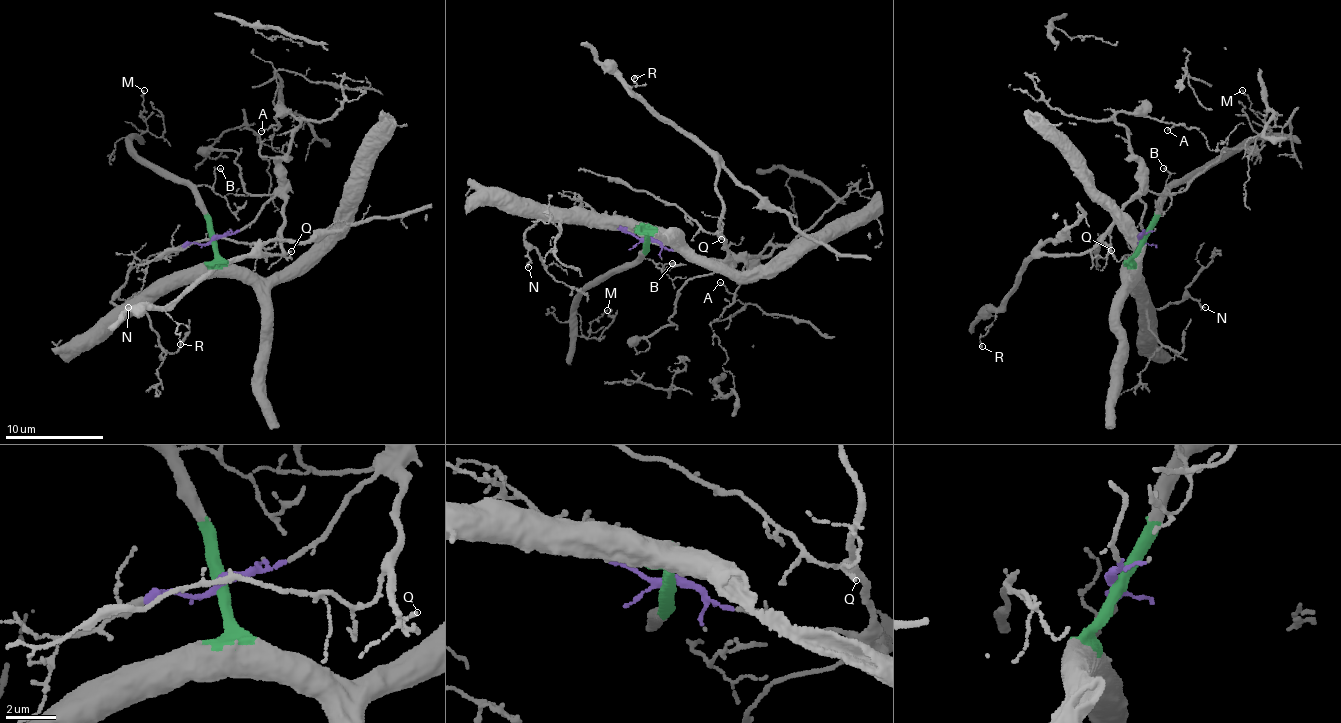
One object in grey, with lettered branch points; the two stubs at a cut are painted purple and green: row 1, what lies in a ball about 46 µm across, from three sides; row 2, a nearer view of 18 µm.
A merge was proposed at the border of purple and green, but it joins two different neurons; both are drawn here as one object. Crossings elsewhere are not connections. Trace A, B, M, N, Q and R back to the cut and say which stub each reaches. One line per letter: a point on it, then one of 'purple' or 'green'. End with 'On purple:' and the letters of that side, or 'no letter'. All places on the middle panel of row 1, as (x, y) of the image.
A: (720, 282) | purple
B: (672, 263) | green
M: (607, 310) | green
N: (528, 267) | green
Q: (721, 239) | purple
R: (634, 78) | purple
On purple: A, Q, R

